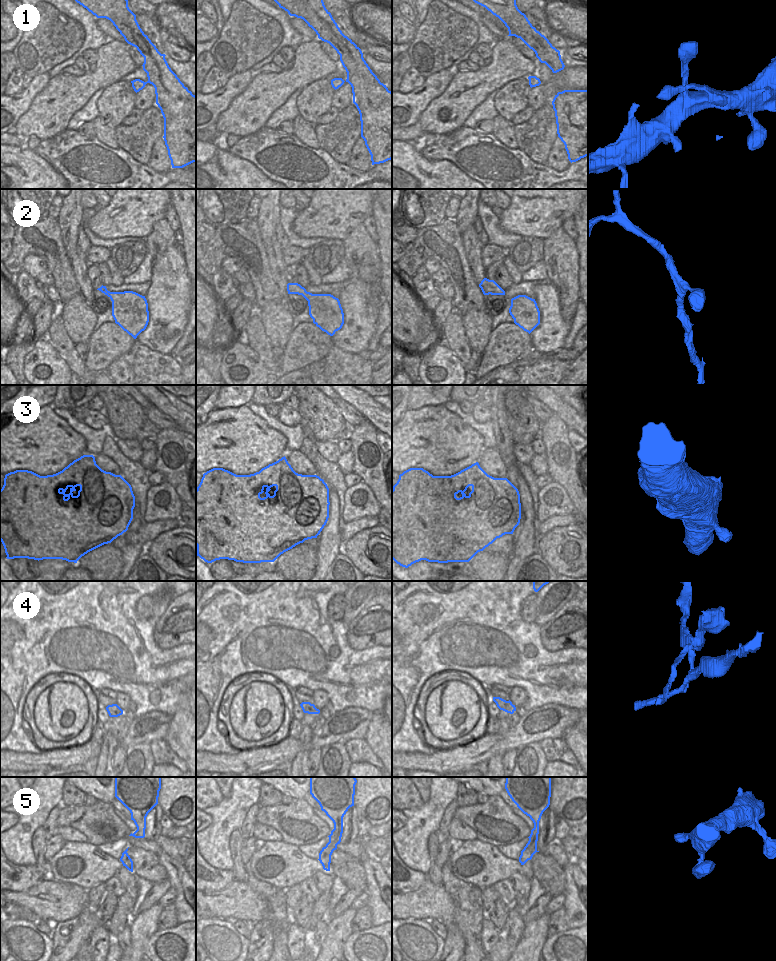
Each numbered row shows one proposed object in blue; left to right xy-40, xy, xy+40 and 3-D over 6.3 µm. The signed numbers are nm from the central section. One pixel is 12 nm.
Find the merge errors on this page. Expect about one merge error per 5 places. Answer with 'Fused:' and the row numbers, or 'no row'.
Fused: 4

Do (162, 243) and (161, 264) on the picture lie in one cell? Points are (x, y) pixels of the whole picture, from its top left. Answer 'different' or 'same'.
different

